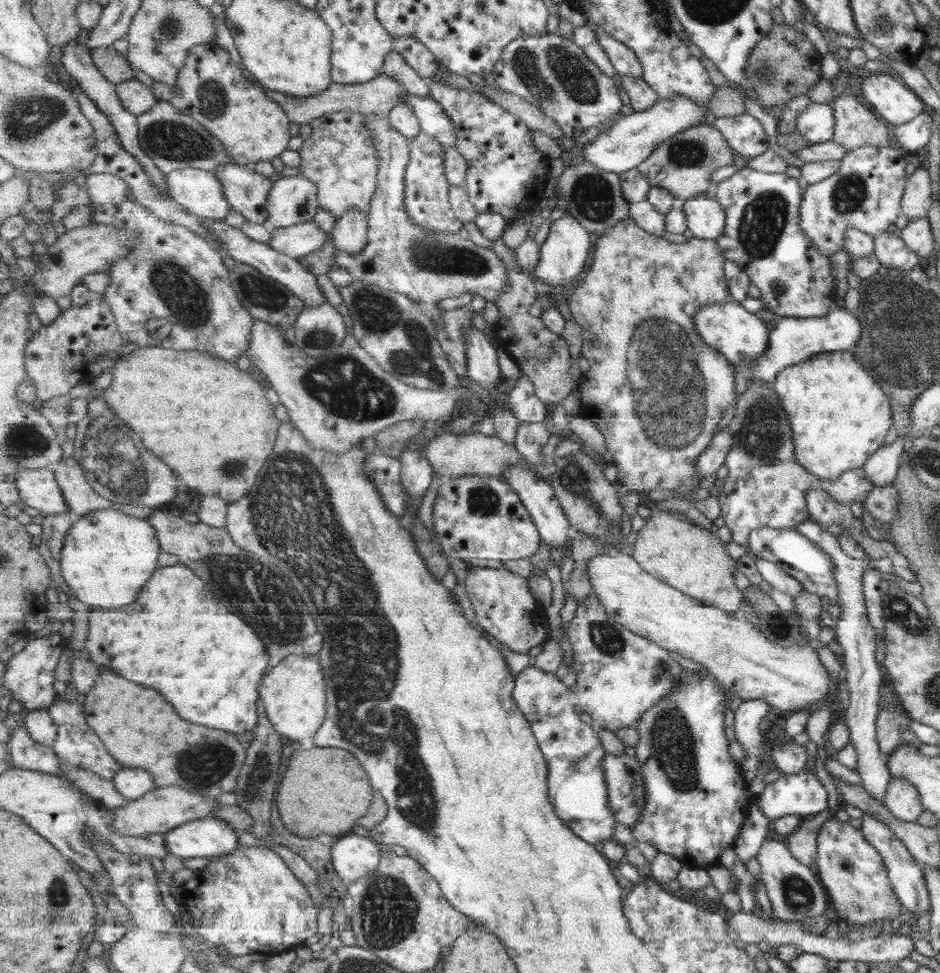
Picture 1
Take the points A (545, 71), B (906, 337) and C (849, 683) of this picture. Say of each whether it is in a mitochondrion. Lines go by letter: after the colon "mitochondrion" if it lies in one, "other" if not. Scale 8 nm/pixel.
A: mitochondrion
B: mitochondrion
C: other

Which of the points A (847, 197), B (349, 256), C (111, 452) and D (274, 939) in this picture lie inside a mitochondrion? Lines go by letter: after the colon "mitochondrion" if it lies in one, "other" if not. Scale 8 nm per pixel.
A: mitochondrion
B: other
C: mitochondrion
D: other

